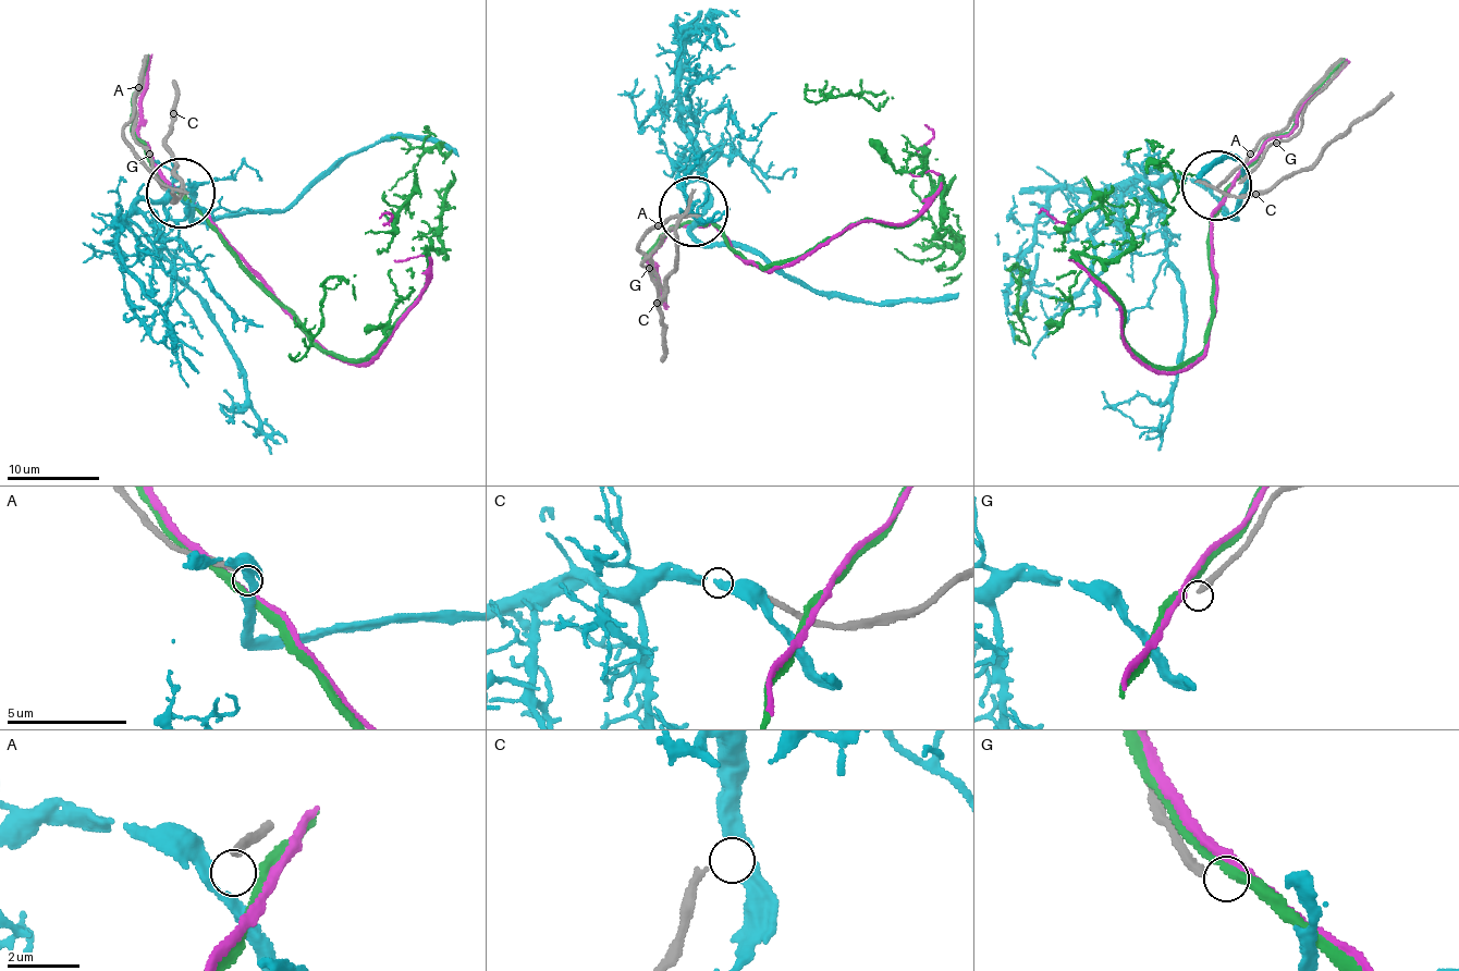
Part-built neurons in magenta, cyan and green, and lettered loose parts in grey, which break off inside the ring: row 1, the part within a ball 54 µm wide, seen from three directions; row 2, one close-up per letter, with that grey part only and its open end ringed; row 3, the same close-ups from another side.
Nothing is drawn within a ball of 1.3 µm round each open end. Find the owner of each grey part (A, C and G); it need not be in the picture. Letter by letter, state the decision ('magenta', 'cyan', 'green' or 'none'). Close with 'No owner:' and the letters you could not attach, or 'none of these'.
A: none
C: cyan
G: none
No owner: A, G

